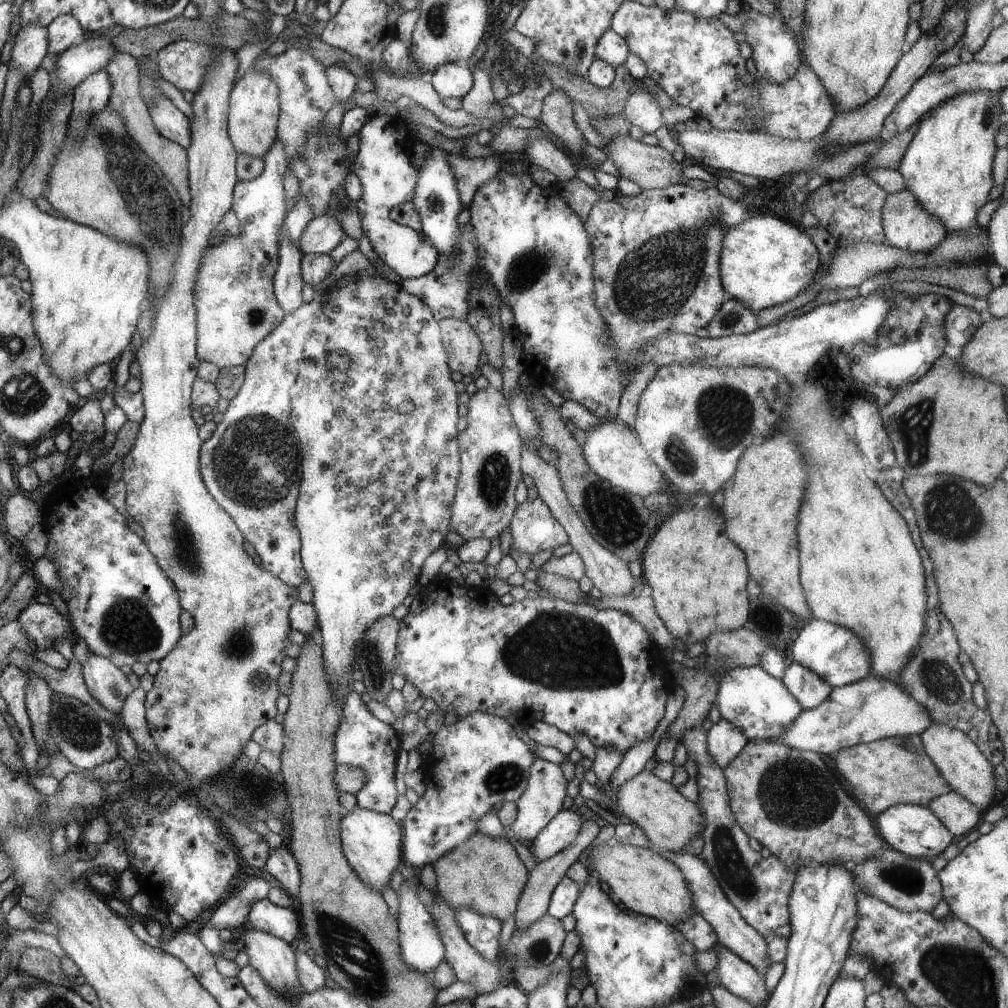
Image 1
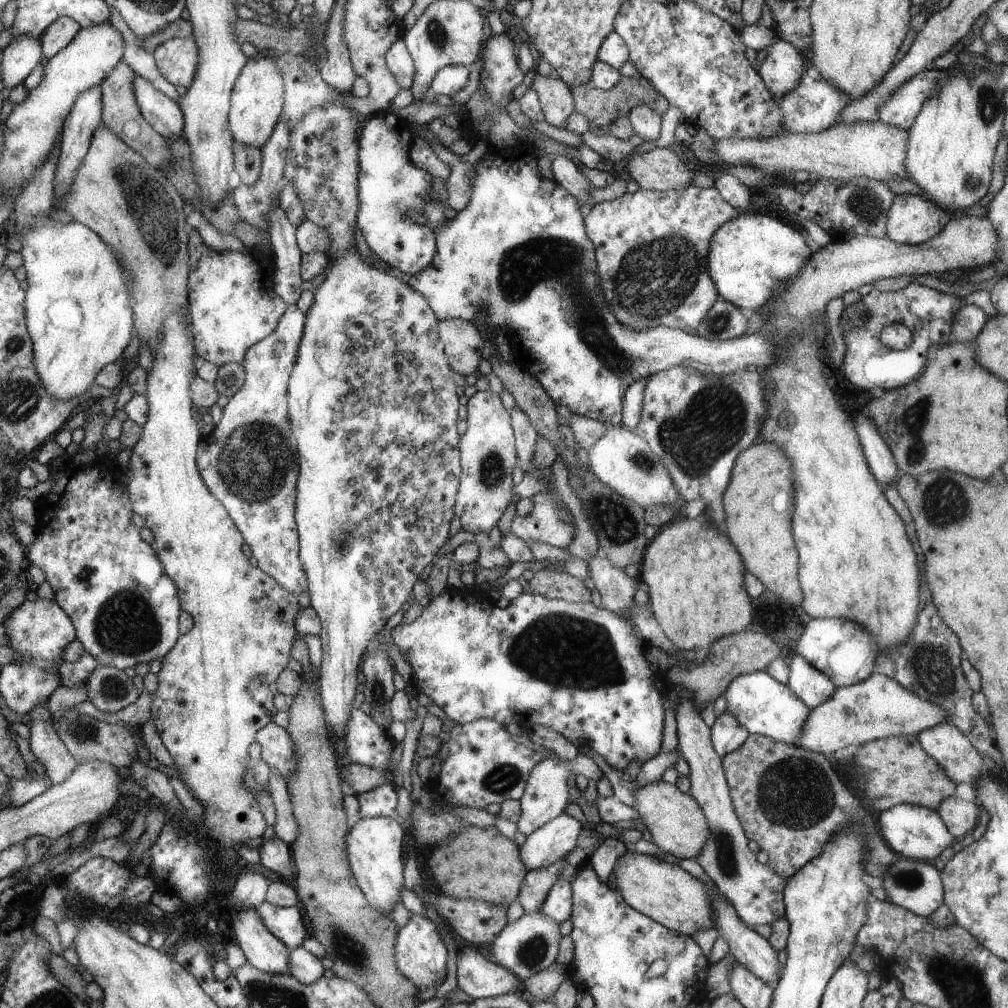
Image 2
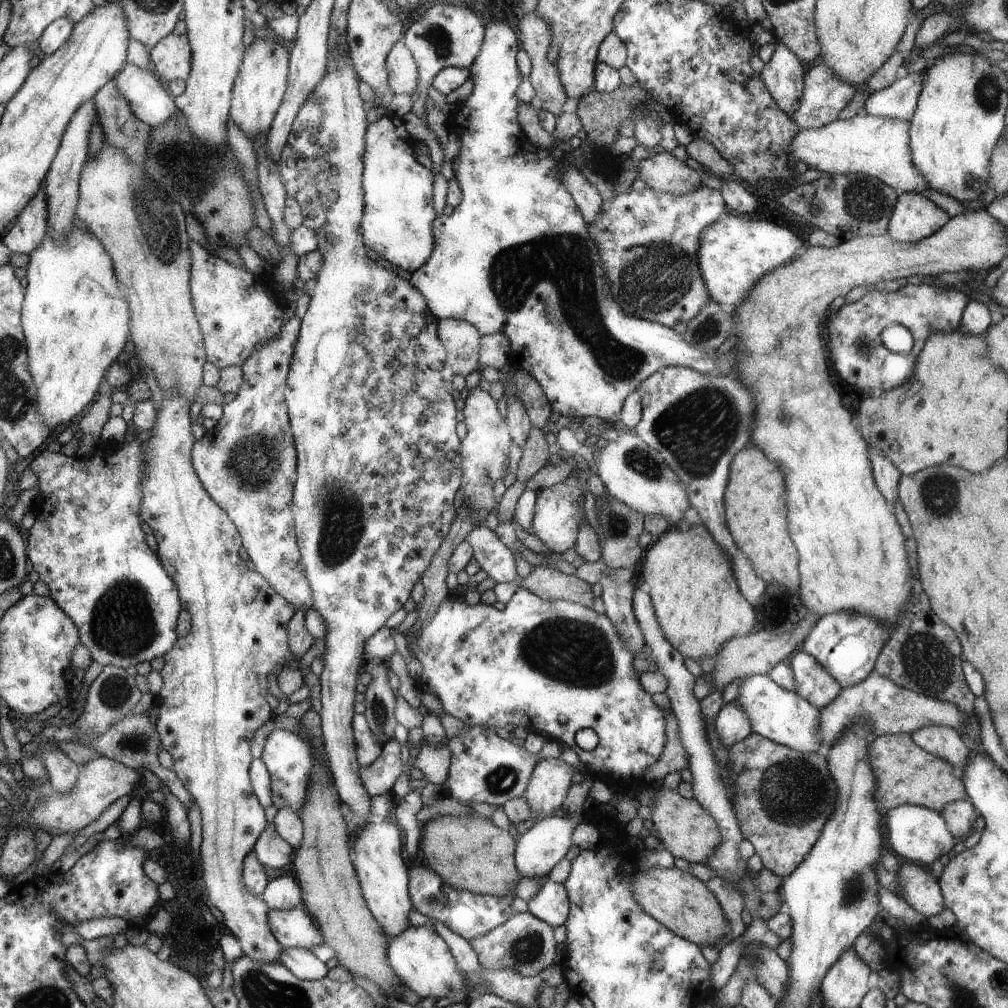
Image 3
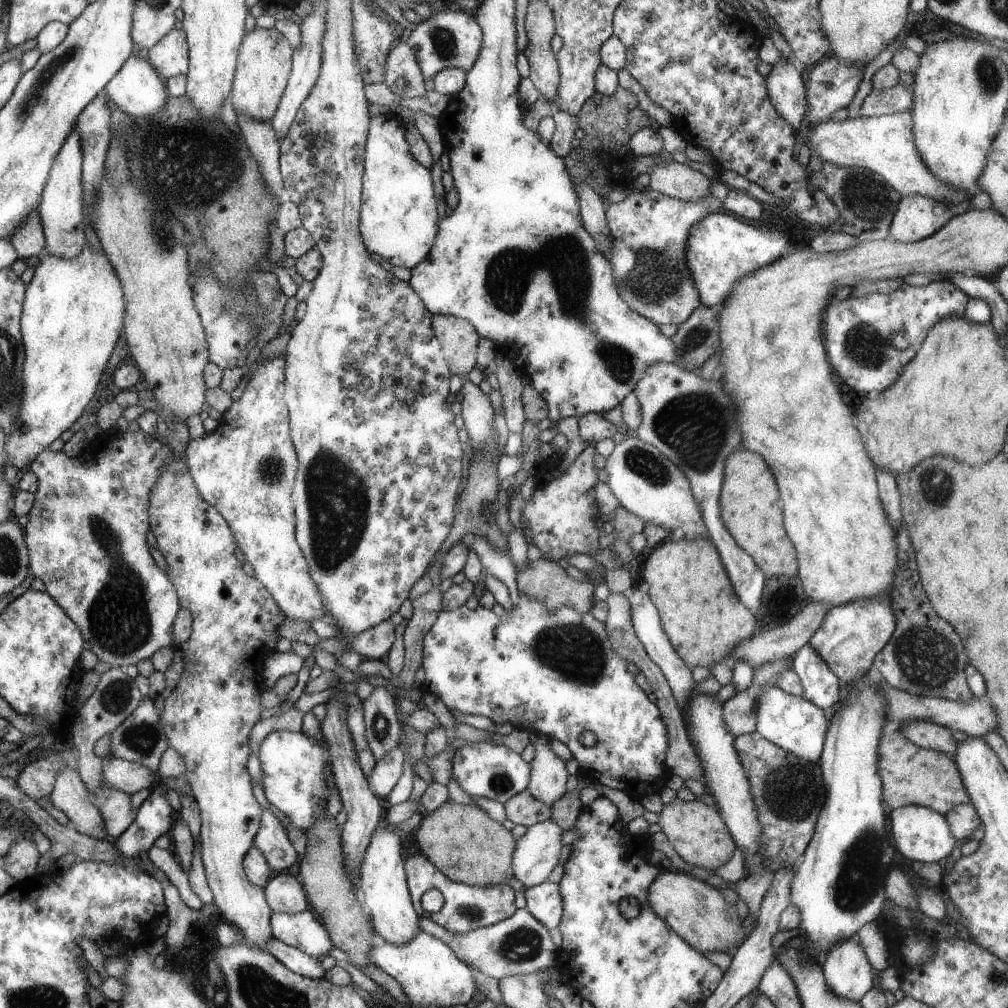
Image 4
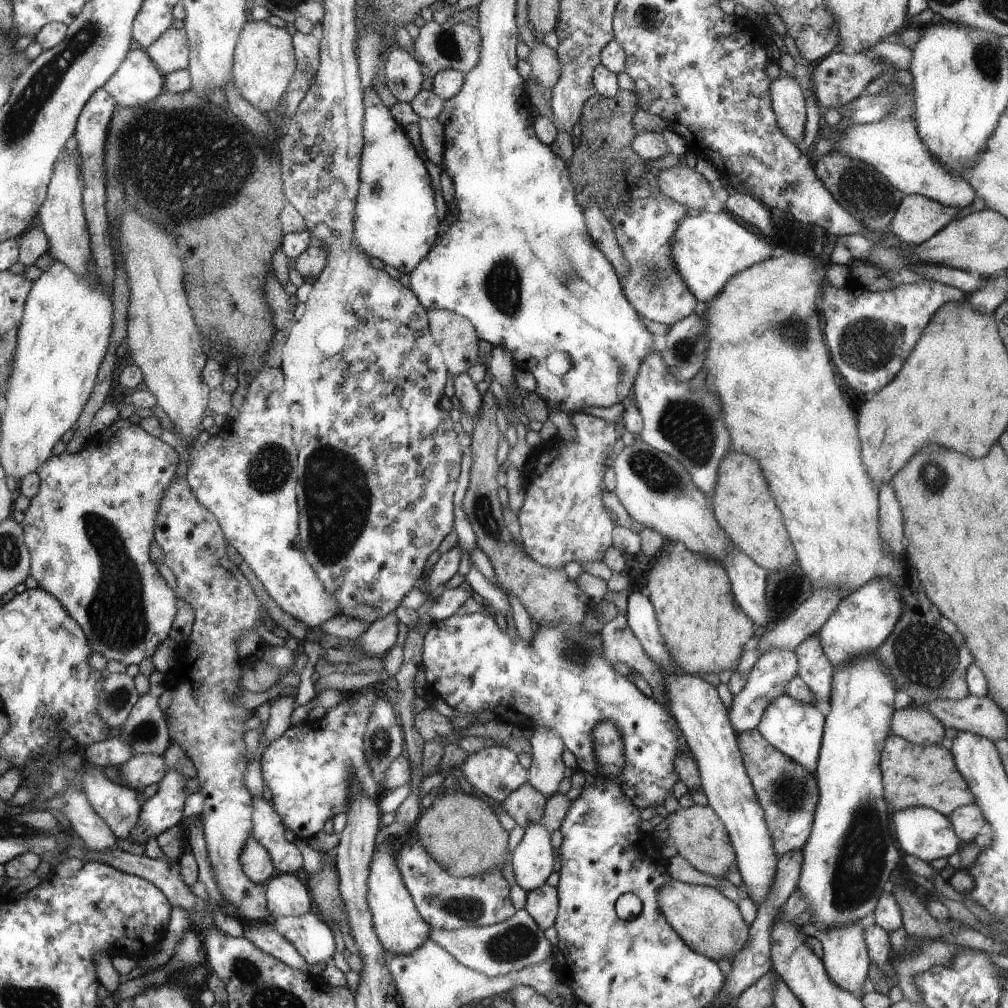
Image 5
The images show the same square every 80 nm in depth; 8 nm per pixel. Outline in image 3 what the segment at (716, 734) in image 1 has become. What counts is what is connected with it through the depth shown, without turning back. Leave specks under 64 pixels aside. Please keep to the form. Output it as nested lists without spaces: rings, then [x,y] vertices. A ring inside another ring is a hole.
[[[738,699],[721,707],[715,717],[715,731],[728,748],[752,734],[750,719]]]

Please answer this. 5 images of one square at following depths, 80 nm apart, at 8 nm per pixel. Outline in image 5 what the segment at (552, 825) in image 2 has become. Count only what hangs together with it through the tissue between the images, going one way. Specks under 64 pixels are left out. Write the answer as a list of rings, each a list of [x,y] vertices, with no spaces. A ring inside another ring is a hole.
[[[530,825],[511,852],[510,864],[513,866],[515,883],[526,892],[540,889],[554,872],[554,846],[550,842],[550,831],[542,825]]]

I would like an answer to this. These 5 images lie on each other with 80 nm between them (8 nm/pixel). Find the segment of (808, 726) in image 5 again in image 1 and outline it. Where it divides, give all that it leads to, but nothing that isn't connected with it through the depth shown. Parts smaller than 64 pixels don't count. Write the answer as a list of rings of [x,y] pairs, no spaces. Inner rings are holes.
[[[760,665],[735,667],[721,675],[719,694],[714,702],[722,719],[738,727],[748,740],[779,739],[800,718],[805,709],[788,687]]]

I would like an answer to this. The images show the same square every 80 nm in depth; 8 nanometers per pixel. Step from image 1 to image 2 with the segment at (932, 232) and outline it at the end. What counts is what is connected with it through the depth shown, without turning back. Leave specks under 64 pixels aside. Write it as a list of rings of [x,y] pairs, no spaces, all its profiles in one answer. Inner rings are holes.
[[[896,195],[887,212],[887,237],[898,244],[917,245],[936,236],[953,216],[920,195]]]

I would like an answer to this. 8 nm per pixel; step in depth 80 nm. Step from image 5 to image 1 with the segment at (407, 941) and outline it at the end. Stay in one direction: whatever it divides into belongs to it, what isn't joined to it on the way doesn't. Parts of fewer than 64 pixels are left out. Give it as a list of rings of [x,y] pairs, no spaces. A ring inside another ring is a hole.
[[[353,808],[341,821],[342,845],[347,861],[355,873],[372,890],[382,895],[382,888],[390,884],[392,874],[400,868],[402,862],[402,828],[392,816],[380,816],[380,813]]]

